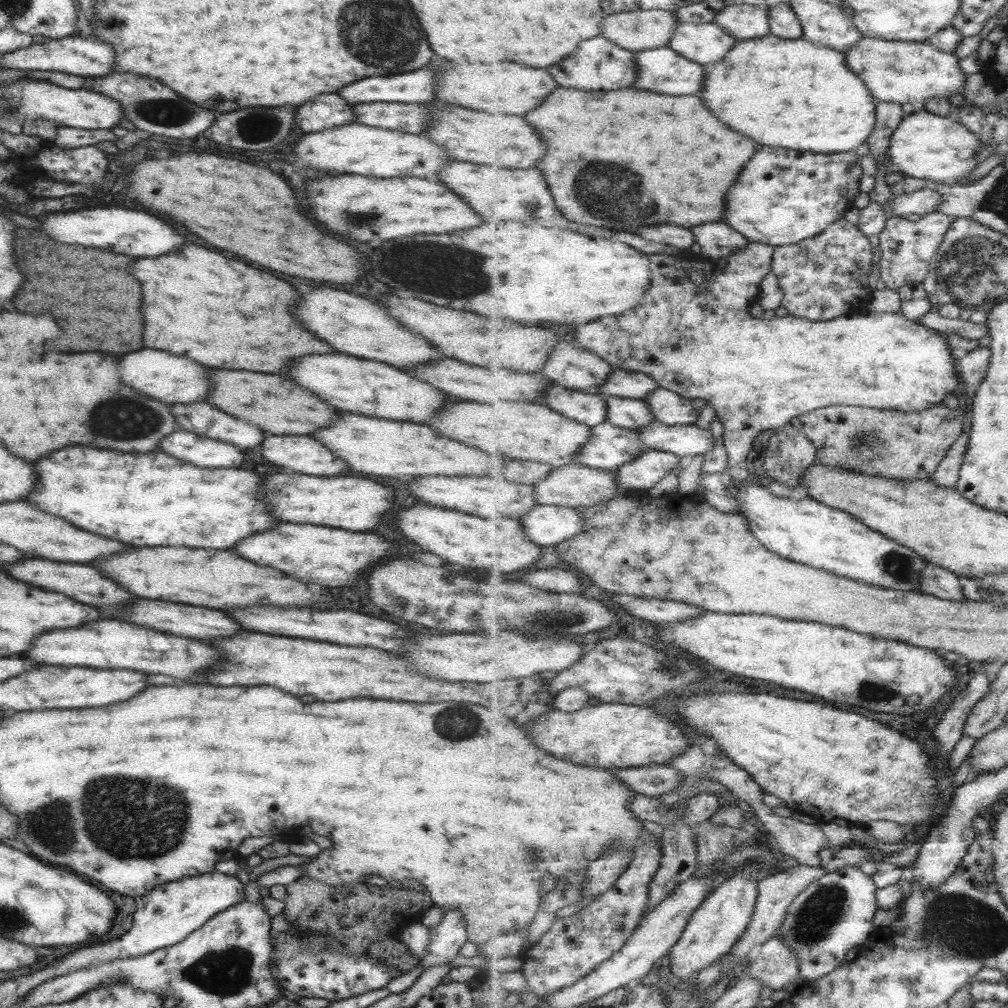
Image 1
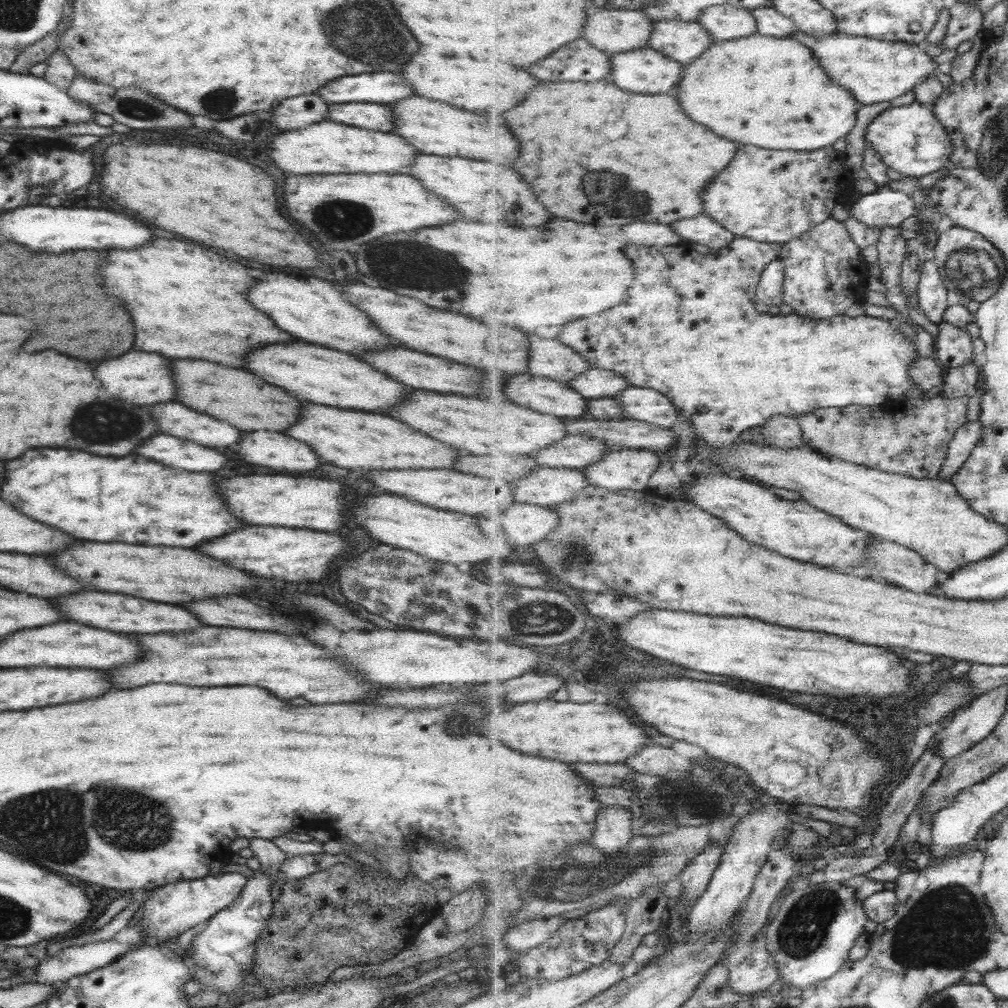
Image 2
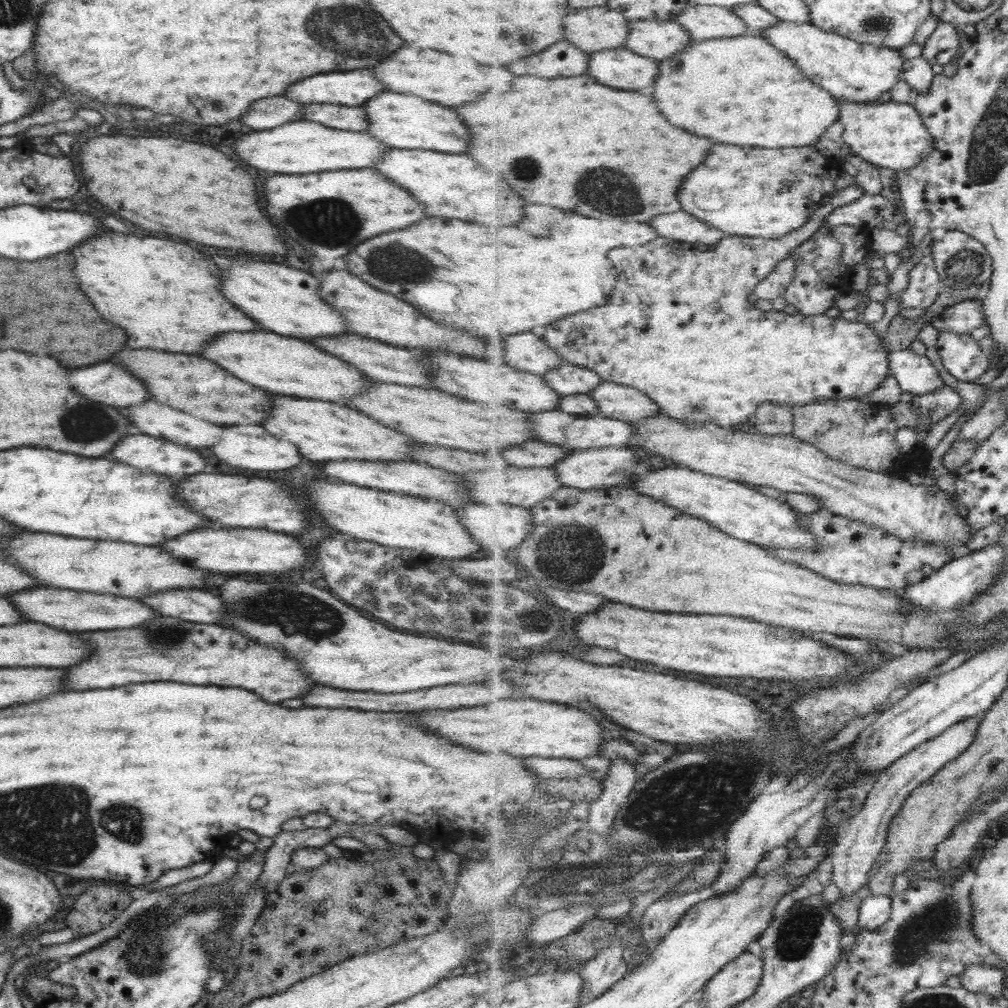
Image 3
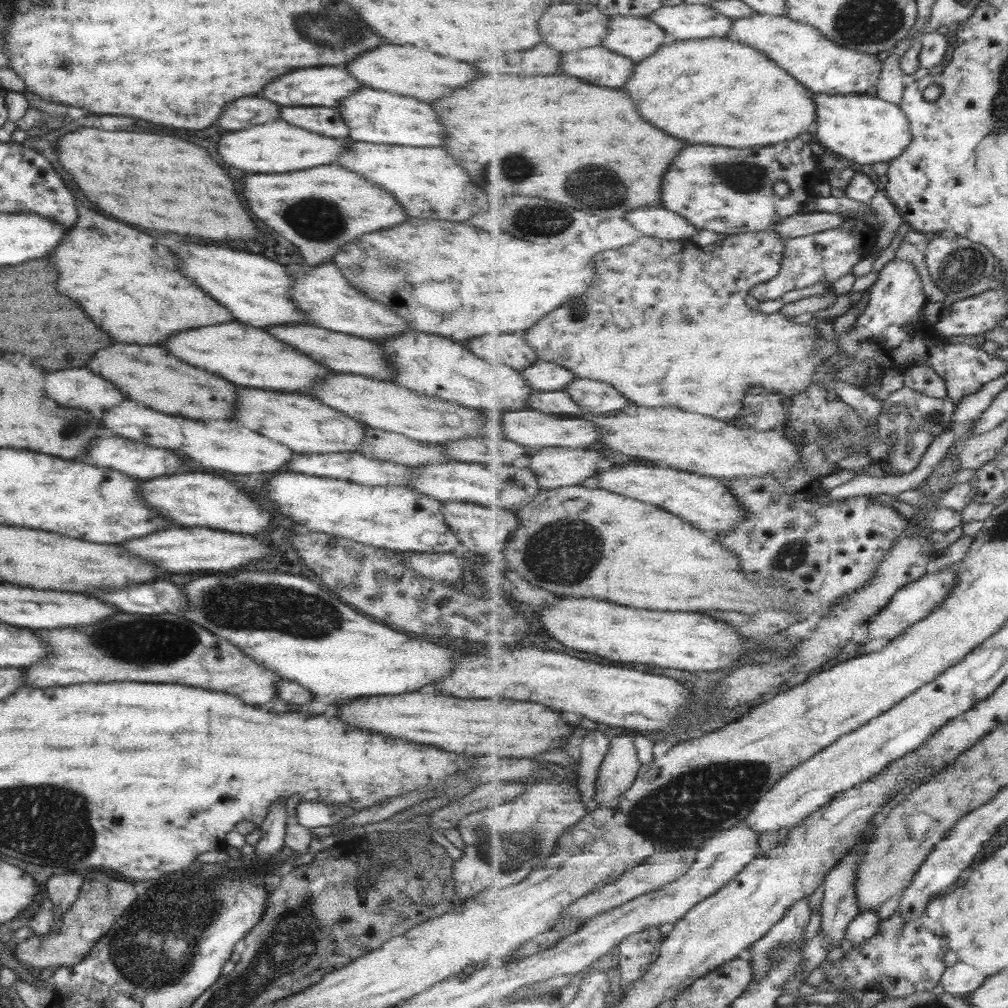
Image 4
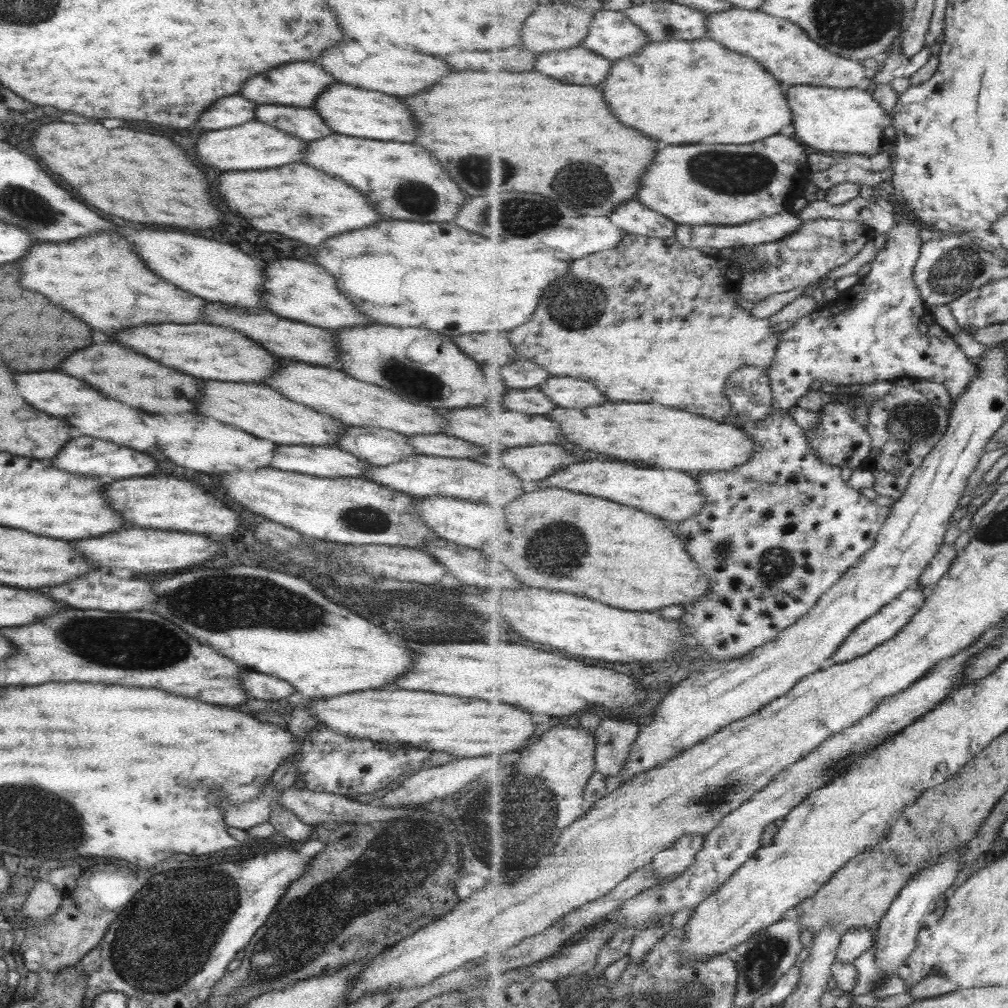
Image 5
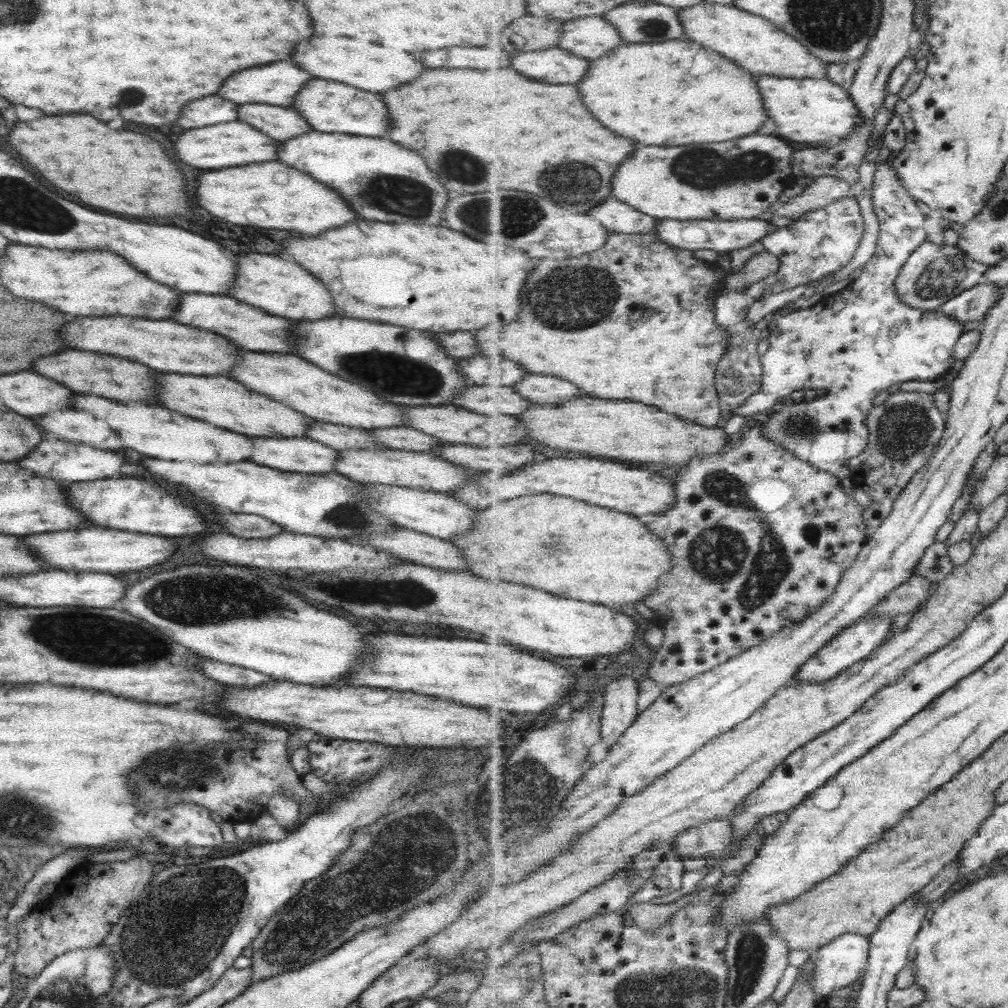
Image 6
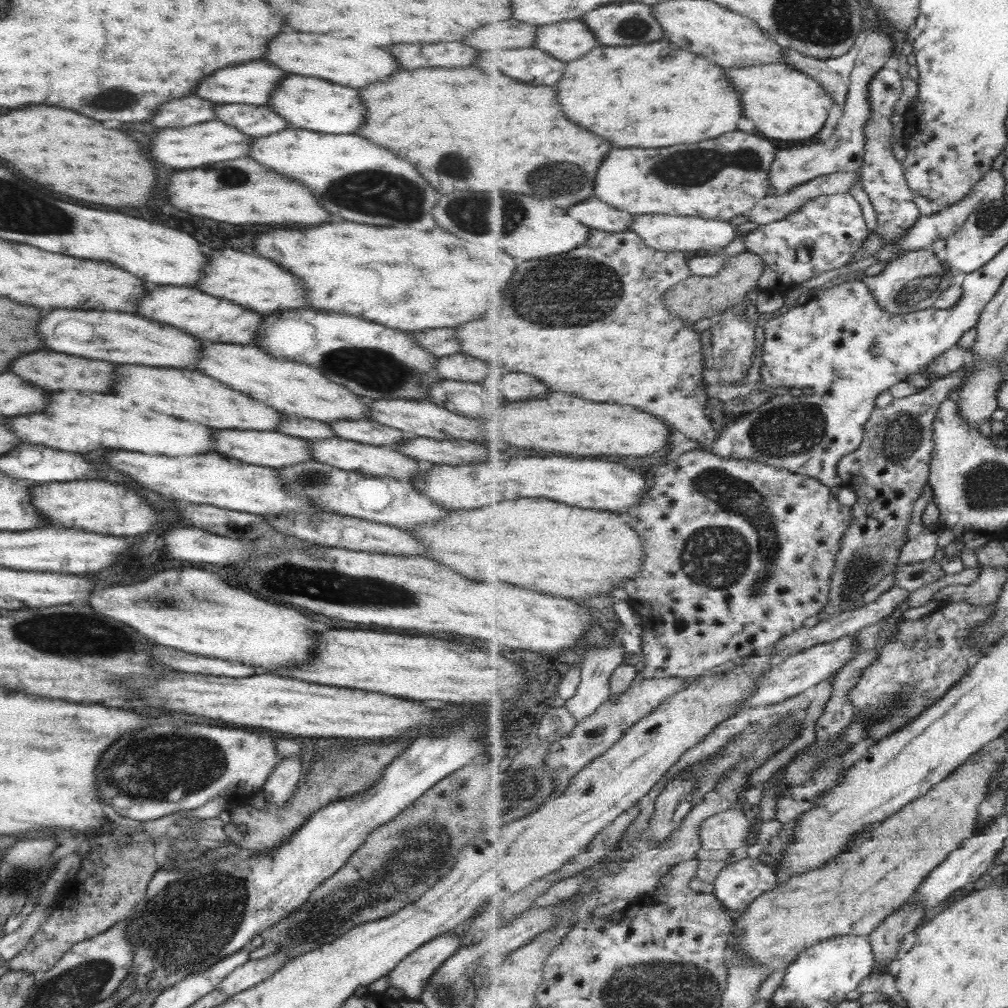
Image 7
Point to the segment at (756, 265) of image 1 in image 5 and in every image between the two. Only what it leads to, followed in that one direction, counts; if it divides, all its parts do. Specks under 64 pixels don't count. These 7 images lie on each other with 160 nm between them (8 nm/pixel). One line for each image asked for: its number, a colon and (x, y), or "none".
2: (688, 328)
3: (678, 325)
4: (667, 324)
5: (658, 322)

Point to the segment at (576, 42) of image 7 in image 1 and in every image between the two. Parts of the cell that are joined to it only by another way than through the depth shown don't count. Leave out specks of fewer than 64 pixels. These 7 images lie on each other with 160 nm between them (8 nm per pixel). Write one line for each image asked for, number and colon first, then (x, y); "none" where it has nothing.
1: (707, 43)
2: (684, 41)
3: (659, 39)
4: (637, 38)
5: (613, 34)
6: (591, 37)

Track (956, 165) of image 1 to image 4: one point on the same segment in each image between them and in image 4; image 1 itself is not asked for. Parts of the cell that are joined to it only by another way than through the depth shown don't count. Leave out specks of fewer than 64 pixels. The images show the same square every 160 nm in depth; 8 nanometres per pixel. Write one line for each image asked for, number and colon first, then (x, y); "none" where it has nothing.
2: (911, 140)
3: (893, 135)
4: (861, 128)

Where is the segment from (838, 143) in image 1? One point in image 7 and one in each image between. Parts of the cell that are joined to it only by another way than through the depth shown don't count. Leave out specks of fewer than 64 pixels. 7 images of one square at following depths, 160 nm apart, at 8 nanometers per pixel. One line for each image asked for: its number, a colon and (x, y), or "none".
2: (751, 89)
3: (742, 90)
4: (717, 91)
5: (681, 92)
6: (676, 93)
7: (655, 95)

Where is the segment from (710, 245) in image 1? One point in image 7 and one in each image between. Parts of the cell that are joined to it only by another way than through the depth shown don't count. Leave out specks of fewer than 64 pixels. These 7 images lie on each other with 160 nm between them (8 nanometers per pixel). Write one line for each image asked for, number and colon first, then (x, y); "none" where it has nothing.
2: (704, 230)
3: (682, 226)
4: (659, 222)
5: (633, 217)
6: (619, 217)
7: (597, 214)

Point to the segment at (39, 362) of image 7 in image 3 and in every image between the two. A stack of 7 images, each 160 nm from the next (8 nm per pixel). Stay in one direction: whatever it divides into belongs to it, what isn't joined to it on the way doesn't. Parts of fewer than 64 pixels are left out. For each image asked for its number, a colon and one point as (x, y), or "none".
3: (195, 386)
4: (146, 374)
5: (118, 373)
6: (86, 372)

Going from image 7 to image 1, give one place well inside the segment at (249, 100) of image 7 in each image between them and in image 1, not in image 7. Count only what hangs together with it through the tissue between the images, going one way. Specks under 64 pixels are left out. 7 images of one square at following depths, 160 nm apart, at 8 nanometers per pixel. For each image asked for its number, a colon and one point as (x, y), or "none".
1: (417, 87)
2: (380, 87)
3: (345, 88)
4: (325, 87)
5: (297, 84)
6: (275, 84)

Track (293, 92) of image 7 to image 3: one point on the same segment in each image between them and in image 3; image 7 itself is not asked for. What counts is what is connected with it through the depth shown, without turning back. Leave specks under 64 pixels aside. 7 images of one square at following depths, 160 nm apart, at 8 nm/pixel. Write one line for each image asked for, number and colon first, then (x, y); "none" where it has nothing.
3: (403, 121)
4: (378, 117)
5: (348, 111)
6: (326, 106)

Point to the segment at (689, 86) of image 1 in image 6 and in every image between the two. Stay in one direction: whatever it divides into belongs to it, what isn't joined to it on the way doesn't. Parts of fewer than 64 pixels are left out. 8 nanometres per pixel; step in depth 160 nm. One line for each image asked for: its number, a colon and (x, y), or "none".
2: (644, 71)
3: (620, 68)
4: (598, 65)
5: (579, 65)
6: (555, 65)

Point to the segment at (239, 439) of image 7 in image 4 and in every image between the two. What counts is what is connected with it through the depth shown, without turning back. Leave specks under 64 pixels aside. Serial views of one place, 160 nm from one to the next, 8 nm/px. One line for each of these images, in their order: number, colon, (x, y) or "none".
4: (349, 466)
5: (321, 461)
6: (301, 455)

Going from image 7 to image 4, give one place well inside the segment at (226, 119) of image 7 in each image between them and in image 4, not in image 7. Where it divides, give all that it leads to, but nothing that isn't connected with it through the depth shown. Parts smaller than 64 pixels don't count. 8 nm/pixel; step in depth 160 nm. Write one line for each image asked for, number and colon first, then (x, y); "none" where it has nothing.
4: (326, 121)
5: (301, 122)
6: (279, 124)

